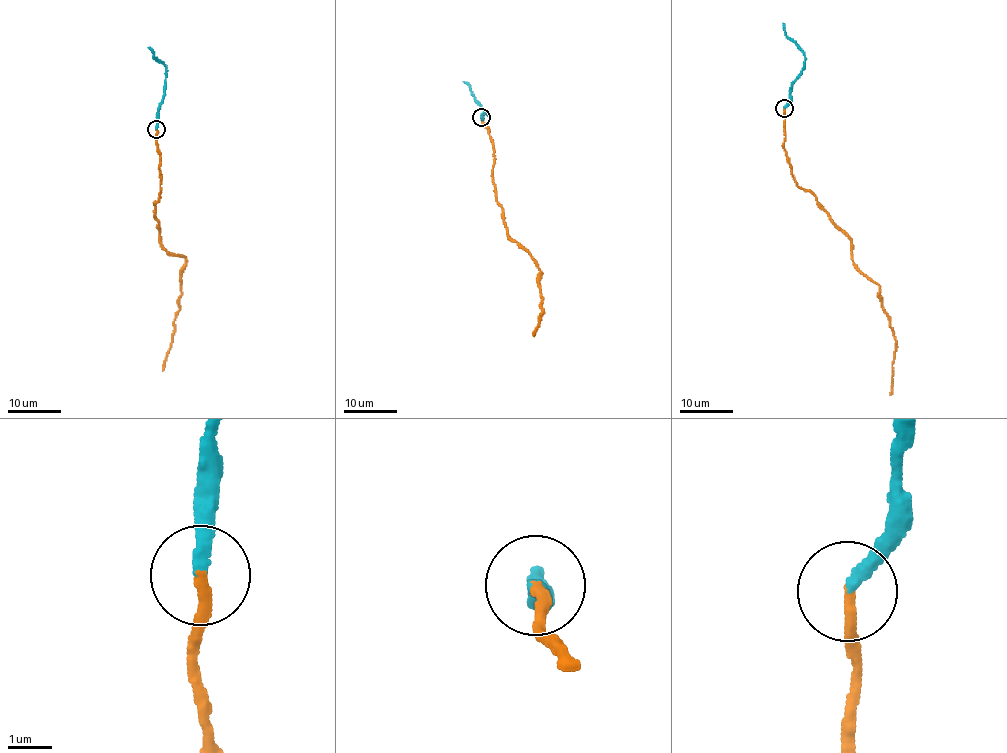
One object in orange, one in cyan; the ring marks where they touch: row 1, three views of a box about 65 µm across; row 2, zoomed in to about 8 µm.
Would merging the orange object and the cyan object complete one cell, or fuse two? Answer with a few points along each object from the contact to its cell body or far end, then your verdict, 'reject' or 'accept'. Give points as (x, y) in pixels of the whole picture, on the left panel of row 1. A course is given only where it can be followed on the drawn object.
orange via (157, 128), (160, 195), (154, 217), (158, 222), (160, 245), (185, 257), (171, 347), (162, 371) | cyan via (157, 128), (165, 64), (156, 59), (148, 47) | accept

